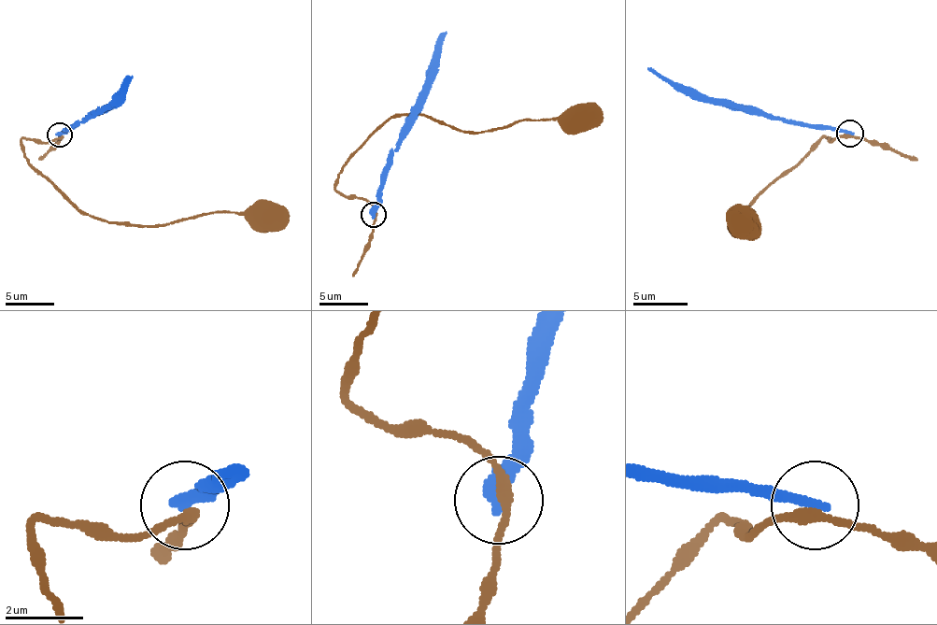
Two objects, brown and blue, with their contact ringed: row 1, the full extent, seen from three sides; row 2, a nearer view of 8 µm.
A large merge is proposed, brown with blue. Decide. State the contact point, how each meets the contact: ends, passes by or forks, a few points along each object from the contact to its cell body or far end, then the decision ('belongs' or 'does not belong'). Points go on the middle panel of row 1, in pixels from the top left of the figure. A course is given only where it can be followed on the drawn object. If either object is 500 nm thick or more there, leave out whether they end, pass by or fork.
at (374, 215); brown passes by; blue ends there; brown runs (374, 215), (334, 180), (393, 117), (428, 114), (462, 132), (524, 120), (578, 129), (580, 120); blue runs (374, 215), (381, 171), (425, 82), (433, 55), (446, 31); does not belong

